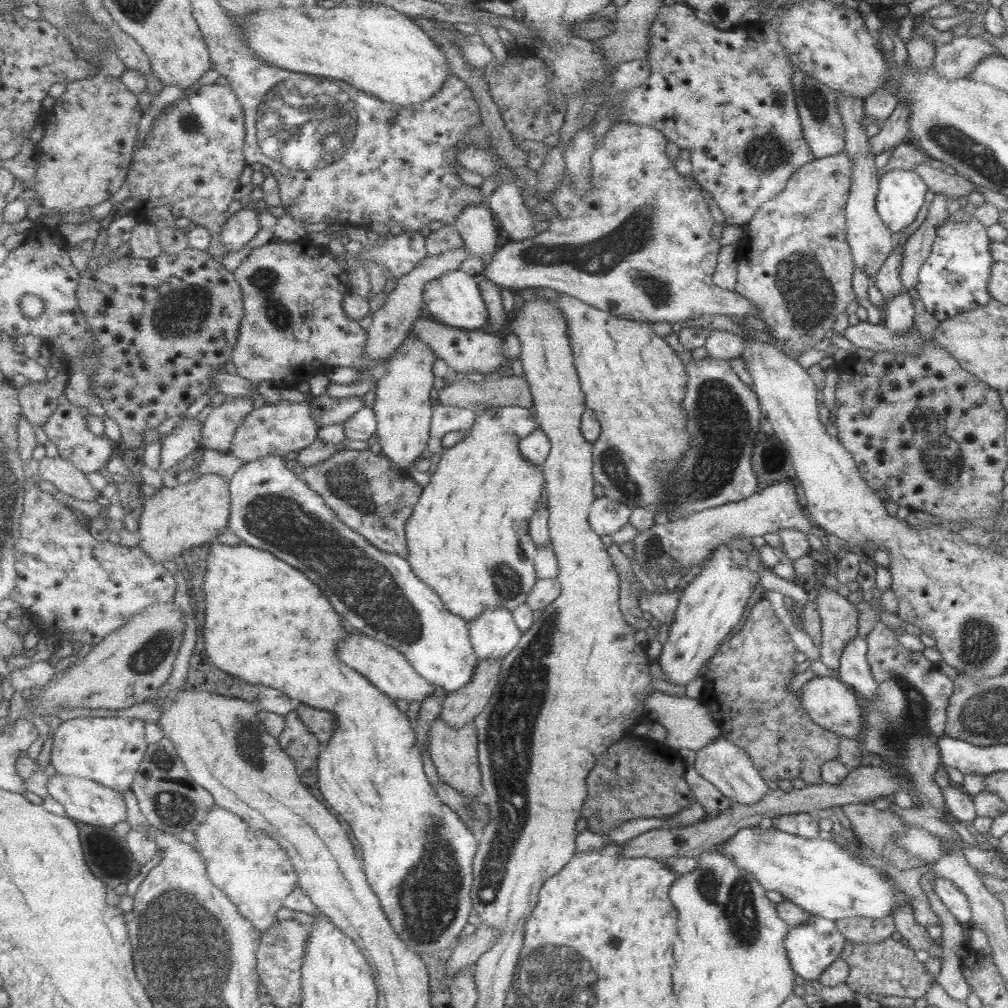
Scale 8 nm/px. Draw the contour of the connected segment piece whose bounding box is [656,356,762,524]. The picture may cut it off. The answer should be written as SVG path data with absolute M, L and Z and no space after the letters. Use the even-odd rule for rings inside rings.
M708 356L702 360L692 360L687 369L690 383L684 408L690 412L690 434L694 436L694 448L685 454L685 458L681 458L678 469L664 469L668 476L658 479L666 484L671 506L670 515L656 517L656 522L662 524L748 499L758 489L758 478L751 463L762 417L762 407L756 393L740 381L726 360ZM702 450L710 450L710 454L702 458Z

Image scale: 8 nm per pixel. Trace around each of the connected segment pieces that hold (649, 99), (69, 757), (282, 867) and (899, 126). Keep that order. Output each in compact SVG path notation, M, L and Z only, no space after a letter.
M686 3L665 6L659 12L652 29L653 39L648 59L650 64L653 65L653 75L650 77L648 83L627 90L623 94L623 102L619 104L619 111L623 116L624 122L653 126L660 132L664 132L664 135L680 148L690 150L692 156L691 162L694 166L694 175L701 183L703 190L712 194L712 198L714 198L720 210L722 210L728 225L741 225L745 227L749 220L753 219L753 216L761 208L762 204L774 198L779 192L782 192L782 189L786 186L788 180L790 180L793 172L796 172L802 165L812 162L815 159L806 140L804 140L804 132L802 130L798 109L796 108L796 100L794 100L795 94L791 83L791 76L795 68L785 48L779 41L779 18L781 18L780 12L768 12L766 18L760 20L760 31L751 33L747 27L726 30L704 23L698 18L697 11Z
M77 717L62 723L53 736L51 762L59 774L87 777L120 792L132 790L149 746L147 720L126 717Z
M218 804L195 834L198 842L194 846L208 865L210 879L253 920L264 936L278 922L278 912L284 908L286 898L300 887L296 866L288 852L268 832L252 828L238 814Z
M897 103L897 107L883 122L880 133L869 138L871 153L878 155L887 148L900 145L909 131L911 112L904 103Z

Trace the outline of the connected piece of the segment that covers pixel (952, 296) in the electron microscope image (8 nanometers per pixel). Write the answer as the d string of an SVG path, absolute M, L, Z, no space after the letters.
M963 206L954 215L949 214L945 223L937 228L930 254L920 267L919 281L913 290L915 297L922 300L924 308L934 318L943 321L963 312L970 312L978 307L986 306L993 299L988 288L993 263L990 243L991 240L986 235L986 226L979 222L974 215L964 213Z

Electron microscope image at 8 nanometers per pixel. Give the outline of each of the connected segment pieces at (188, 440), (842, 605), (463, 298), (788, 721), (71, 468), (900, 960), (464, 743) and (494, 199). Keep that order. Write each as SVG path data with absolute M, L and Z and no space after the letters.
M182 420L174 431L163 439L163 463L161 473L178 467L179 464L195 452L203 442L203 426L198 420Z
M824 583L813 599L822 619L819 660L828 668L837 670L846 645L858 634L857 611L846 597L830 591Z
M461 269L431 280L426 287L425 301L430 316L459 329L485 330L491 322L489 306L482 292L479 276L467 274Z
M760 597L755 598L738 624L738 630L730 634L730 640L721 644L716 656L709 660L708 672L703 676L700 701L719 724L725 739L749 753L753 764L766 781L801 778L807 785L816 785L823 782L821 766L839 758L839 736L818 726L803 707L800 690L792 693L789 689L790 680L795 676L796 649L791 636L771 609L770 602Z
M63 456L46 457L41 460L40 476L53 483L62 493L78 500L98 500L102 495L90 480L87 472L78 468L73 462L64 460Z
M891 936L876 944L860 946L847 941L840 959L848 964L849 975L847 985L855 994L878 994L884 996L910 997L915 1000L923 998L926 991L936 982L927 975L924 963L918 962L915 951L908 946L902 946L900 941Z
M441 716L433 722L430 742L430 754L437 767L441 780L449 782L461 792L465 792L470 798L479 798L485 794L483 774L481 771L481 755L479 752L479 732L476 722L467 724L464 728L454 728Z
M517 180L504 182L487 200L511 239L528 240L539 235L534 227L538 222L532 211L526 207L526 200Z

